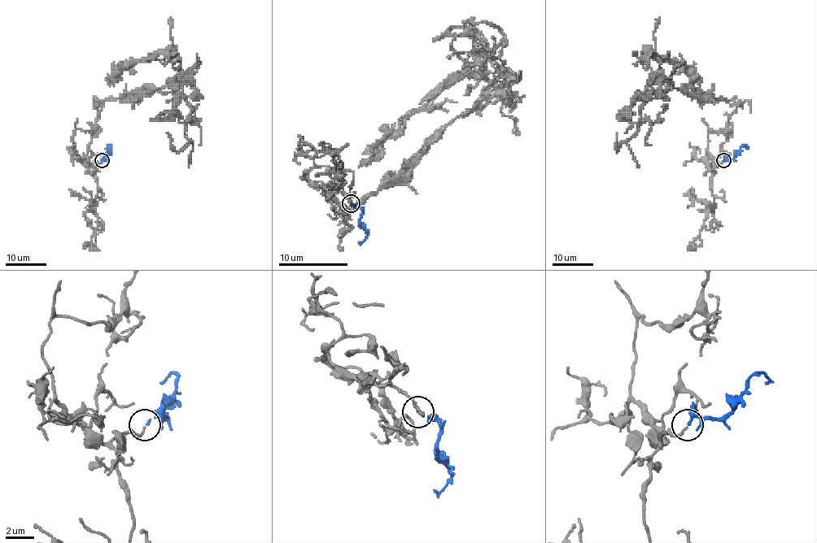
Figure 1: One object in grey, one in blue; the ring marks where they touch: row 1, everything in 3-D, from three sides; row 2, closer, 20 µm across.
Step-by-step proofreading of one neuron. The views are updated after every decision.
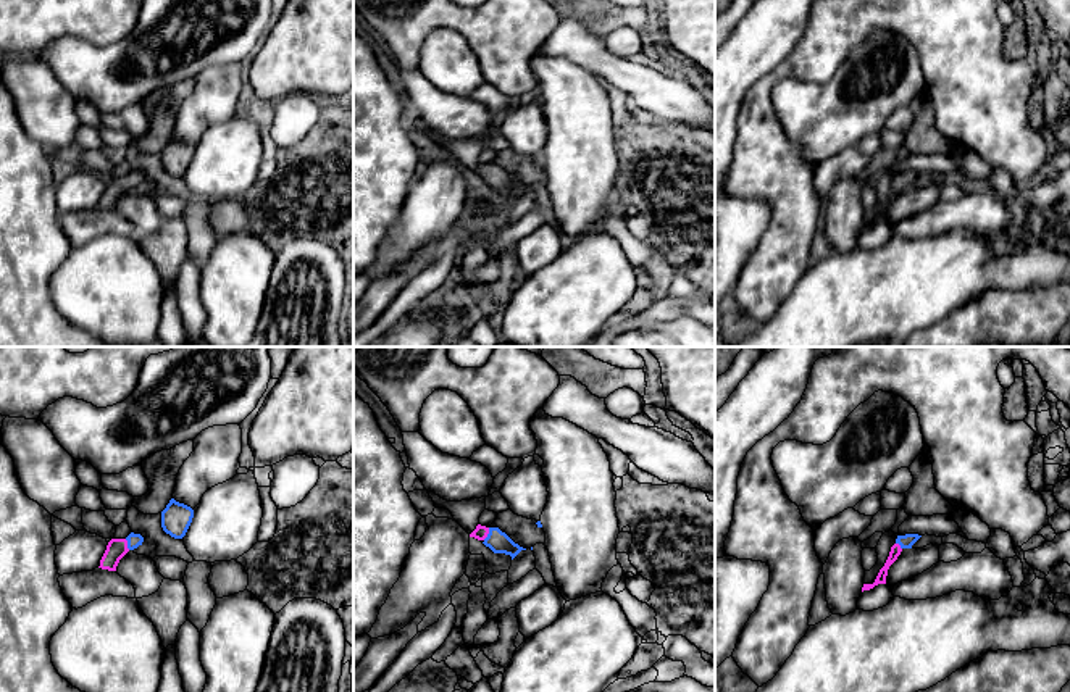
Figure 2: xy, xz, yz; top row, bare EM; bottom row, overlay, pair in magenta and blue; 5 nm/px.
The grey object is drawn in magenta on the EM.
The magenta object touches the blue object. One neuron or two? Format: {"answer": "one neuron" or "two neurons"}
{"answer": "one neuron"}

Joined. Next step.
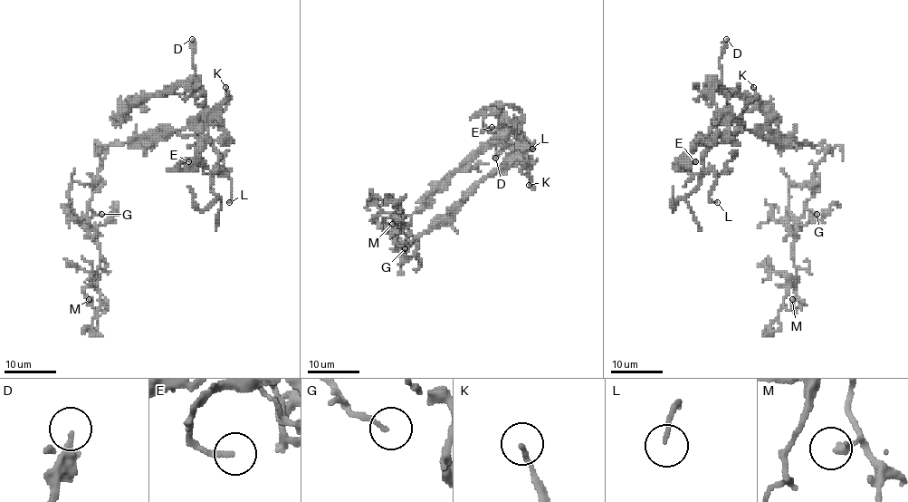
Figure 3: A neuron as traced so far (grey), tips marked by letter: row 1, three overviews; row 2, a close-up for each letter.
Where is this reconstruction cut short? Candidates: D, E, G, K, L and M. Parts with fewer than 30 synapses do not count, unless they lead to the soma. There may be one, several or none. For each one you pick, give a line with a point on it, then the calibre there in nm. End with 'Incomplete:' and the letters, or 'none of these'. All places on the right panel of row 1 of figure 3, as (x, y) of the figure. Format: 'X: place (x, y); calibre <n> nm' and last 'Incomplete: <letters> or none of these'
L: place (717, 202); calibre 130 nm
Incomplete: L

